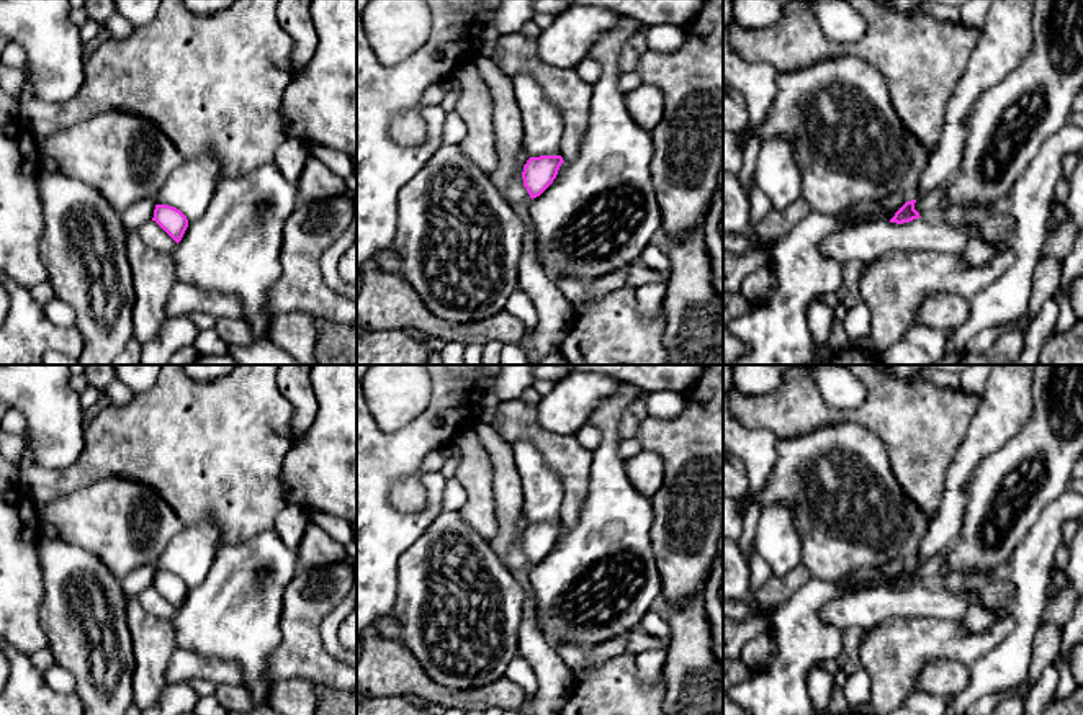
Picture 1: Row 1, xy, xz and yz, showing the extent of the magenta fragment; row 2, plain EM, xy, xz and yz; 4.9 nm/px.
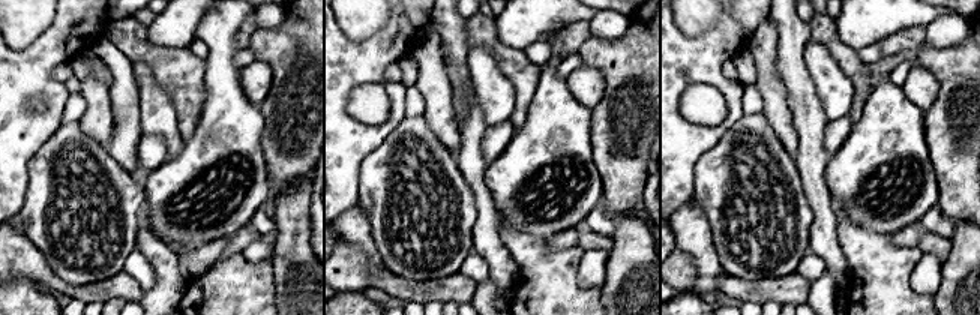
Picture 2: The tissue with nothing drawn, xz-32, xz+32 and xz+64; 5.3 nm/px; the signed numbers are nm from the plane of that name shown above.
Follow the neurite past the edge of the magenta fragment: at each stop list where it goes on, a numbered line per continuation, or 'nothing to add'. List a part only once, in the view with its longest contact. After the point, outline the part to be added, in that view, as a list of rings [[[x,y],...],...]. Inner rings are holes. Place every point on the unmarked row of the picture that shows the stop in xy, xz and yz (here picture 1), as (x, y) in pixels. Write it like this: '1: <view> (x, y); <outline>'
nothing to add

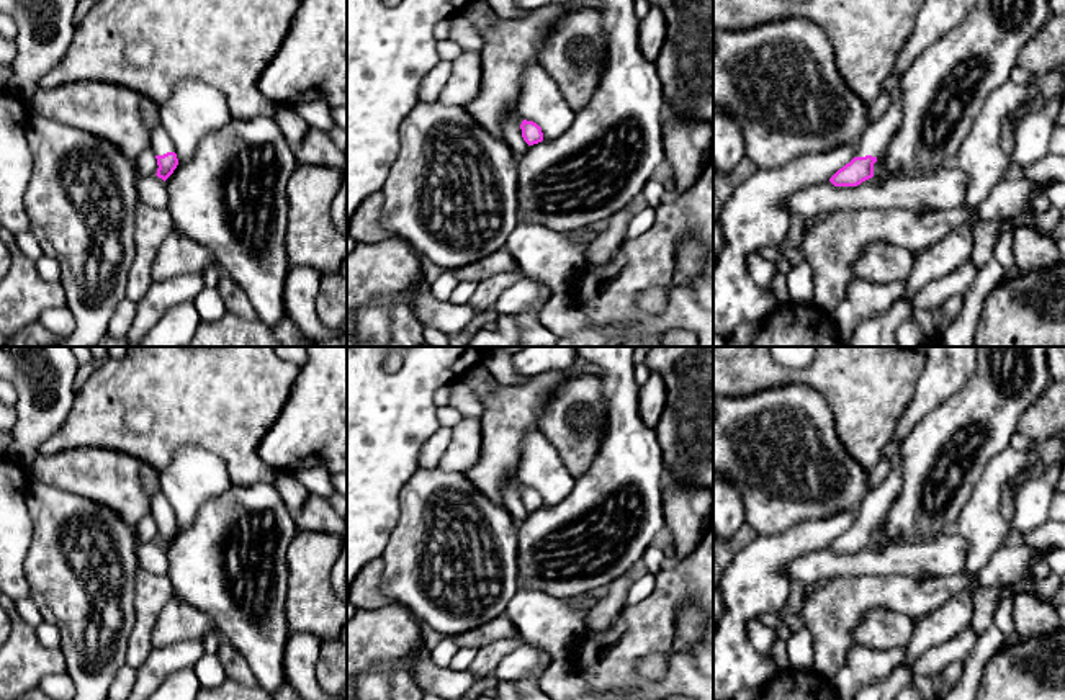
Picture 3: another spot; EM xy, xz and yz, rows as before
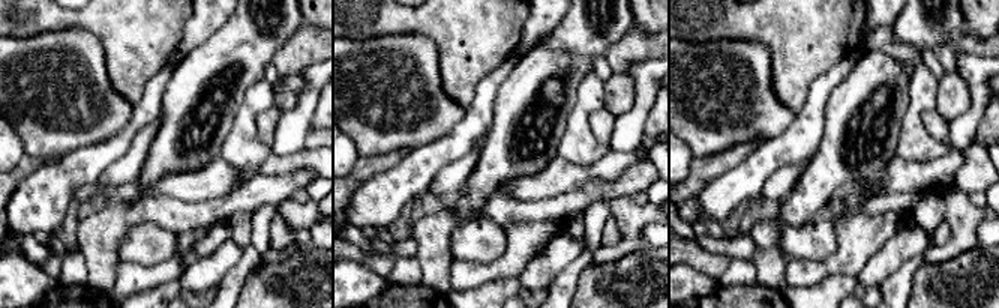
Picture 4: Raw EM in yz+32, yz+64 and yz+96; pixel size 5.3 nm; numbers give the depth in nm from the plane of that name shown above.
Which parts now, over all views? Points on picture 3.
1: yz (948, 368); [[[929,347],[926,366],[921,371],[913,399],[900,415],[893,442],[896,445],[890,458],[888,474],[883,482],[869,491],[861,504],[854,523],[879,523],[896,500],[901,489],[901,446],[916,425],[949,397],[965,388],[978,363],[978,347]]]

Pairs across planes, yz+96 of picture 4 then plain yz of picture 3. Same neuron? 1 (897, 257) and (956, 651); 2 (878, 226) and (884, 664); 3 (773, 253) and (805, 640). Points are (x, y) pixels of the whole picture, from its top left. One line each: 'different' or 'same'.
1: same
2: same
3: different

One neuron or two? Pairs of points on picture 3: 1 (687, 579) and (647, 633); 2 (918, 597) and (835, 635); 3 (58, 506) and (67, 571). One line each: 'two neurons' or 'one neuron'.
1: one neuron
2: one neuron
3: one neuron

